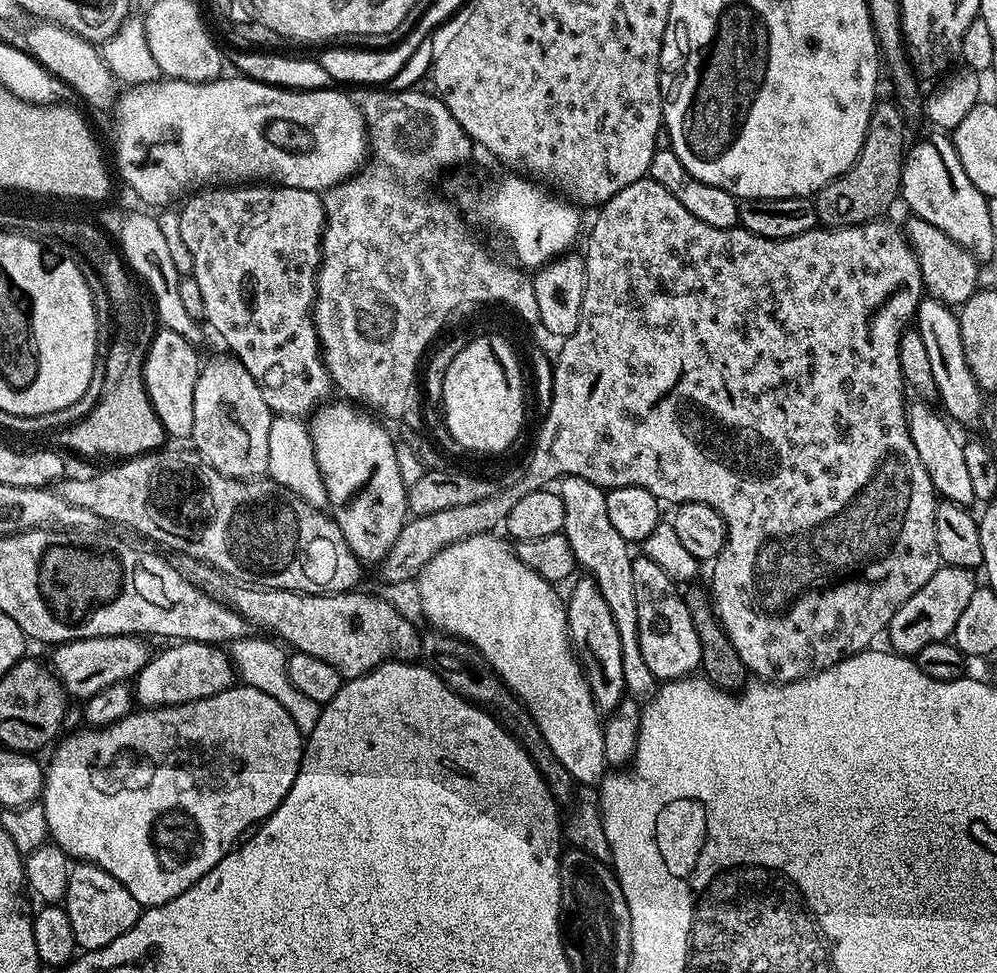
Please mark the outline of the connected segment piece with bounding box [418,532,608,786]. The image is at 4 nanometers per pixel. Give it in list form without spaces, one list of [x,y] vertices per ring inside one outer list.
[[[483,532],[482,534],[478,534],[477,536],[471,536],[470,538],[466,538],[462,542],[454,542],[450,546],[446,546],[443,550],[441,550],[438,554],[434,554],[434,558],[430,558],[430,562],[420,571],[420,575],[418,577],[418,585],[420,584],[420,608],[424,611],[424,616],[429,620],[431,627],[433,629],[439,630],[443,633],[447,633],[449,636],[454,636],[459,640],[464,640],[465,643],[469,644],[471,647],[474,647],[481,653],[484,658],[485,663],[489,668],[499,676],[501,683],[505,685],[506,688],[515,696],[516,700],[522,705],[523,710],[525,710],[529,716],[532,716],[533,722],[536,723],[538,730],[544,736],[548,745],[550,745],[553,759],[560,765],[560,763],[564,766],[565,770],[576,780],[575,783],[578,783],[582,786],[594,786],[597,785],[600,780],[602,780],[606,774],[608,765],[605,762],[605,738],[604,738],[604,729],[602,727],[602,718],[600,715],[599,708],[596,707],[596,703],[593,701],[593,694],[590,692],[588,680],[583,673],[583,665],[579,661],[579,657],[575,652],[574,645],[571,641],[571,635],[568,631],[568,613],[565,601],[562,596],[556,592],[558,591],[553,585],[549,584],[547,580],[543,580],[541,576],[538,574],[534,574],[534,570],[530,570],[530,566],[526,566],[526,562],[522,562],[516,556],[516,549],[513,547],[511,543],[503,535],[497,534],[496,532]]]

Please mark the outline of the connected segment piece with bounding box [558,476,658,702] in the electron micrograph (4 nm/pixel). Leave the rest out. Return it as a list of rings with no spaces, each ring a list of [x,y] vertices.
[[[565,476],[559,481],[558,491],[566,510],[564,537],[570,542],[570,550],[574,550],[577,565],[596,581],[610,606],[610,614],[614,614],[614,626],[618,626],[618,638],[622,638],[622,674],[627,695],[640,702],[647,701],[656,691],[658,681],[654,674],[650,674],[650,666],[646,666],[639,645],[638,606],[634,606],[632,573],[634,556],[628,553],[630,544],[610,522],[605,489],[594,482],[586,482],[586,478]]]

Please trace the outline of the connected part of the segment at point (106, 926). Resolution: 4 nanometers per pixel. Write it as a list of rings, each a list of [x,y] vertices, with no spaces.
[[[76,862],[71,865],[69,886],[62,901],[63,908],[68,912],[70,926],[74,926],[74,938],[81,949],[93,952],[105,948],[114,938],[126,934],[130,926],[138,922],[142,905],[106,870],[96,864]]]

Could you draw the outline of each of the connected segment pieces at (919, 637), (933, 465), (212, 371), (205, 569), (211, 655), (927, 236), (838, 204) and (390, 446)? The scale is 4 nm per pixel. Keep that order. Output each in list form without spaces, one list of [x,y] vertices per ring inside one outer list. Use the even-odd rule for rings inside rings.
[[[941,566],[890,618],[886,629],[886,637],[890,643],[891,651],[899,652],[902,656],[915,657],[917,652],[922,650],[922,646],[930,646],[939,640],[948,640],[952,635],[954,626],[958,626],[958,618],[962,615],[962,610],[966,610],[966,602],[970,602],[971,595],[978,587],[976,580],[977,573],[970,568],[949,568]]]
[[[909,403],[906,408],[910,442],[914,442],[914,450],[918,450],[918,458],[922,458],[922,466],[926,466],[926,474],[930,474],[930,482],[934,486],[937,497],[943,498],[950,504],[975,505],[977,499],[966,467],[962,440],[952,433],[953,425],[939,411],[936,413],[934,410],[936,408],[931,403],[915,403]]]
[[[231,354],[216,356],[205,363],[194,386],[194,426],[191,447],[214,470],[235,480],[263,477],[270,462],[270,426],[274,414],[258,390],[258,382],[242,361]]]
[[[188,560],[185,565],[183,565],[182,568],[184,575],[187,576],[189,580],[194,581],[203,592],[209,592],[209,594],[216,597],[217,600],[223,600],[224,603],[230,605],[243,620],[248,621],[249,625],[256,627],[257,624],[258,627],[265,628],[265,630],[268,631],[265,633],[271,634],[277,641],[287,645],[289,649],[314,655],[316,658],[320,658],[324,662],[329,663],[344,680],[353,680],[359,676],[365,676],[367,672],[374,671],[378,665],[385,663],[385,661],[392,657],[395,657],[395,659],[401,662],[412,662],[421,655],[421,633],[419,631],[416,632],[415,626],[412,625],[390,601],[383,600],[380,596],[371,596],[368,592],[360,592],[361,590],[334,592],[331,596],[311,596],[305,592],[291,592],[290,590],[282,590],[281,588],[257,588],[246,584],[237,584],[236,581],[231,580],[228,576],[222,575],[217,568],[213,568],[210,564],[201,564],[198,560]]]
[[[193,640],[172,642],[167,646],[169,648],[162,649],[157,656],[155,653],[149,659],[148,665],[134,678],[134,700],[137,705],[146,708],[169,708],[175,704],[185,704],[202,698],[210,698],[214,694],[233,687],[234,681],[237,679],[236,670],[231,655],[223,647],[194,642]]]
[[[909,215],[907,219],[908,221],[902,224],[902,231],[907,236],[909,244],[912,245],[912,252],[918,258],[918,266],[924,279],[927,295],[942,300],[949,306],[965,304],[978,290],[979,284],[976,283],[980,280],[980,268],[976,265],[979,264],[977,257],[964,249],[958,242],[954,242],[954,238],[950,238],[945,232],[938,230],[938,226],[930,226],[930,222],[926,222],[914,215]]]
[[[881,99],[872,109],[870,126],[858,158],[838,178],[834,178],[814,197],[816,218],[826,228],[849,228],[881,219],[900,196],[900,175],[904,169],[904,118],[900,108]]]
[[[355,403],[322,404],[310,417],[312,445],[318,462],[318,470],[324,476],[324,485],[328,495],[327,507],[336,525],[342,530],[352,553],[365,565],[379,565],[394,546],[405,520],[409,519],[408,488],[402,482],[398,470],[396,444],[392,436],[367,411],[361,410]]]

